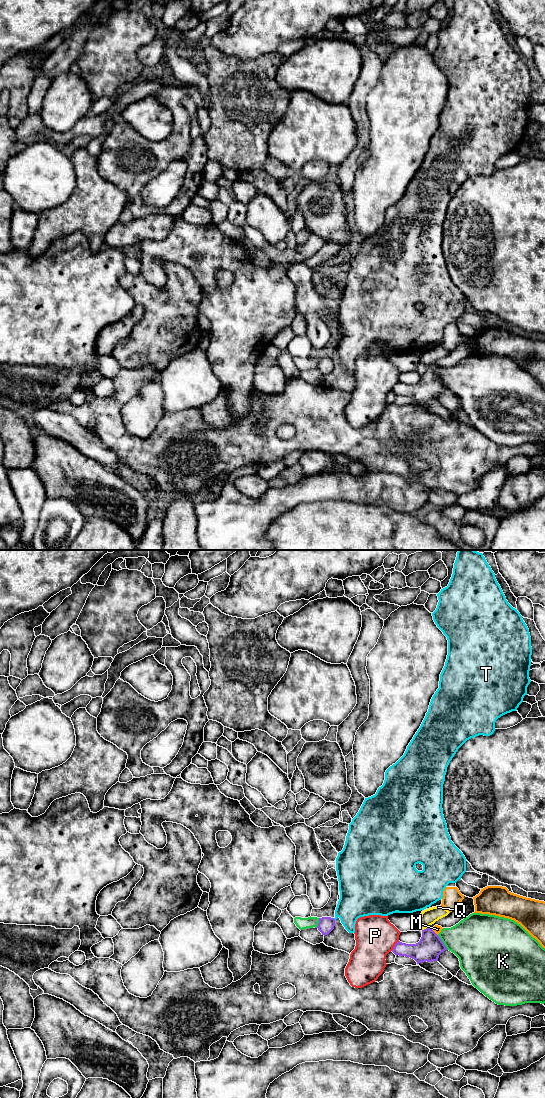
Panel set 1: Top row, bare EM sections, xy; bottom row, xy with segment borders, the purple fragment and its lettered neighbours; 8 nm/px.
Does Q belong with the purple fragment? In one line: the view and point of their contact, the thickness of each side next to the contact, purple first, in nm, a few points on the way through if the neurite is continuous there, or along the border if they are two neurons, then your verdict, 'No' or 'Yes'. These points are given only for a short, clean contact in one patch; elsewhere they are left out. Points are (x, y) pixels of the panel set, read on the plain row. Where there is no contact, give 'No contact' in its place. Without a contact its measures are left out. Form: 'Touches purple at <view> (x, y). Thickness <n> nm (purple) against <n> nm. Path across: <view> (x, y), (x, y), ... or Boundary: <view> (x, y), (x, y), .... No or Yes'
Touches purple at xy (424, 369). Thickness 200 nm (purple) against 130 nm. Boundary: xy (427, 367), (422, 370). No

